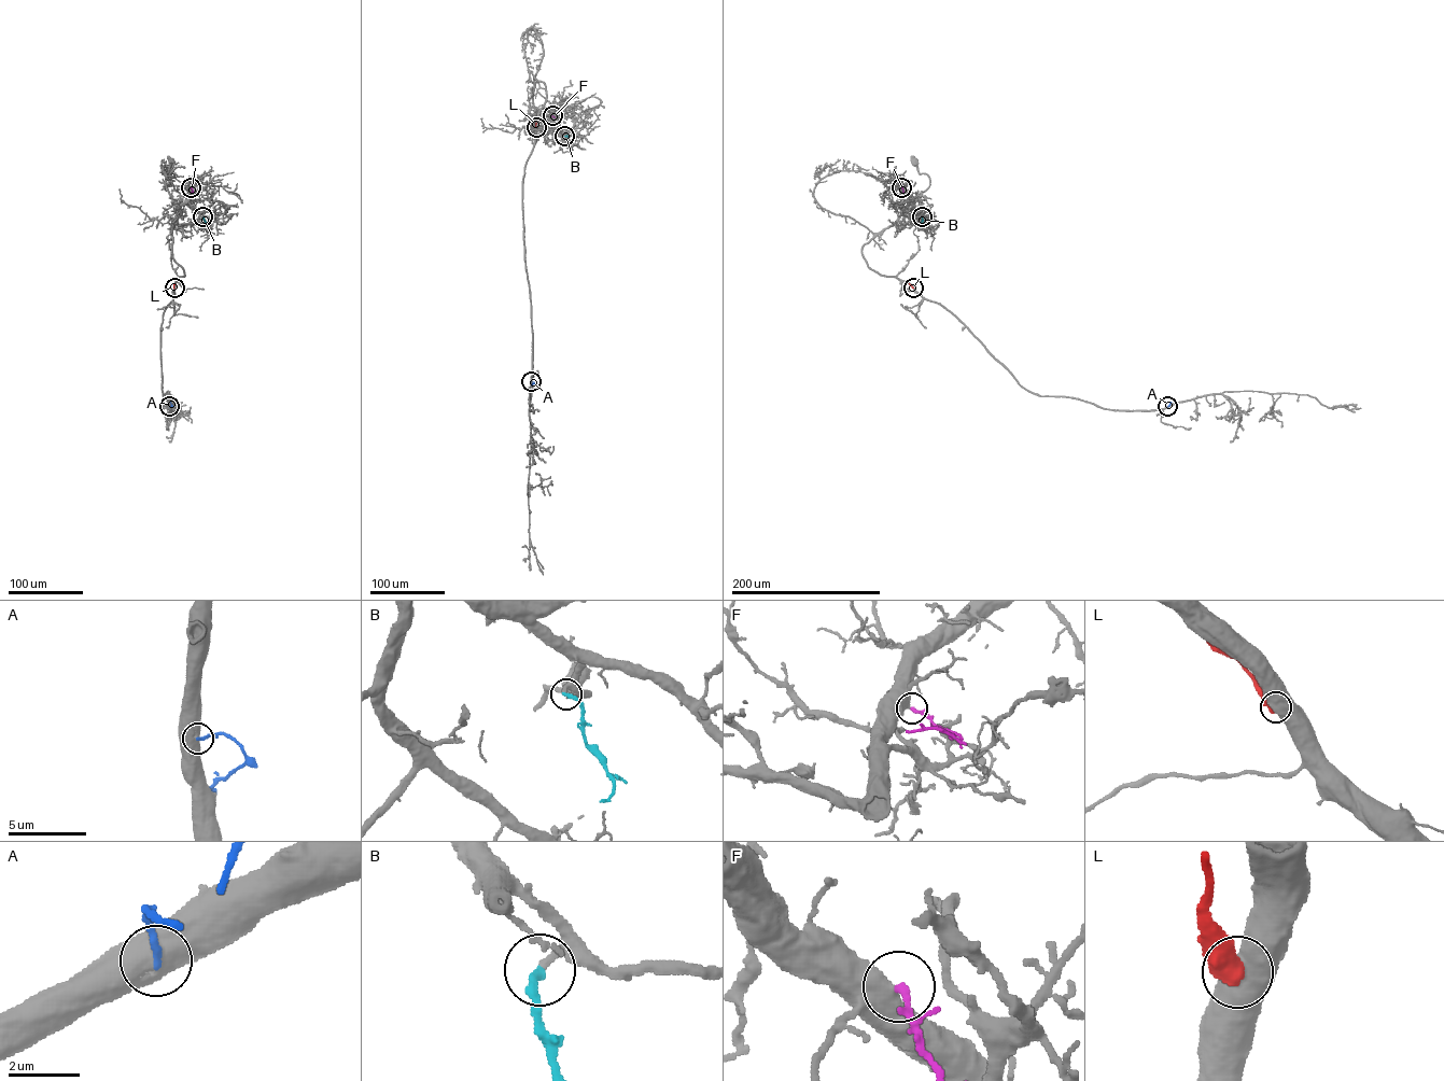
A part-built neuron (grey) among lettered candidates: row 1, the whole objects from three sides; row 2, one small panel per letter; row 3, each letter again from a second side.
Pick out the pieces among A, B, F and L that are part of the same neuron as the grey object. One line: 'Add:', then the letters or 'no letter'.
Add: B, F

